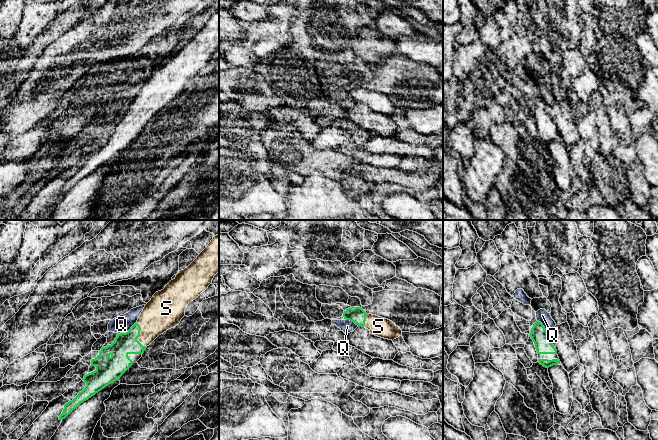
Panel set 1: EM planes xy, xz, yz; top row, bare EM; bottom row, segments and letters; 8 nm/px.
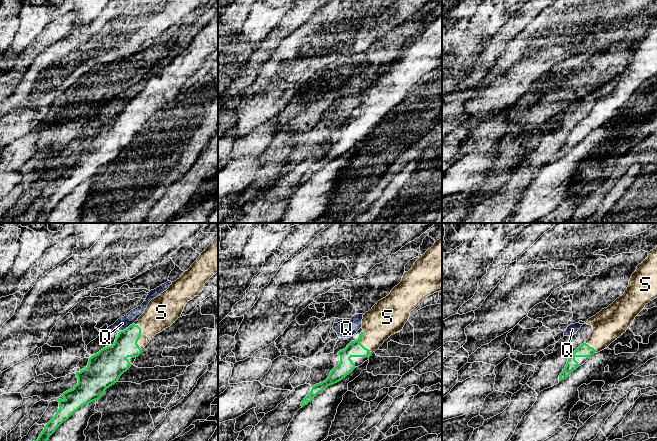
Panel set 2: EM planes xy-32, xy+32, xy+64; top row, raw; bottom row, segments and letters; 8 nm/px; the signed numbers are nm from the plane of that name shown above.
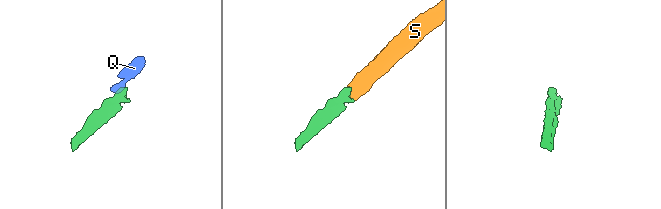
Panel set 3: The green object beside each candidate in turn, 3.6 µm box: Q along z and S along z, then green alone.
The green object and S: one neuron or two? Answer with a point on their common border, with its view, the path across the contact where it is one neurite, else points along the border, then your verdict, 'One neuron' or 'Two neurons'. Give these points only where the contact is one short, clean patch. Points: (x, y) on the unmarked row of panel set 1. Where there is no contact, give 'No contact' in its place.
Touches green at xy (139, 111). Path across: xy (126, 119), (132, 118), (139, 111), (161, 89). One neuron

